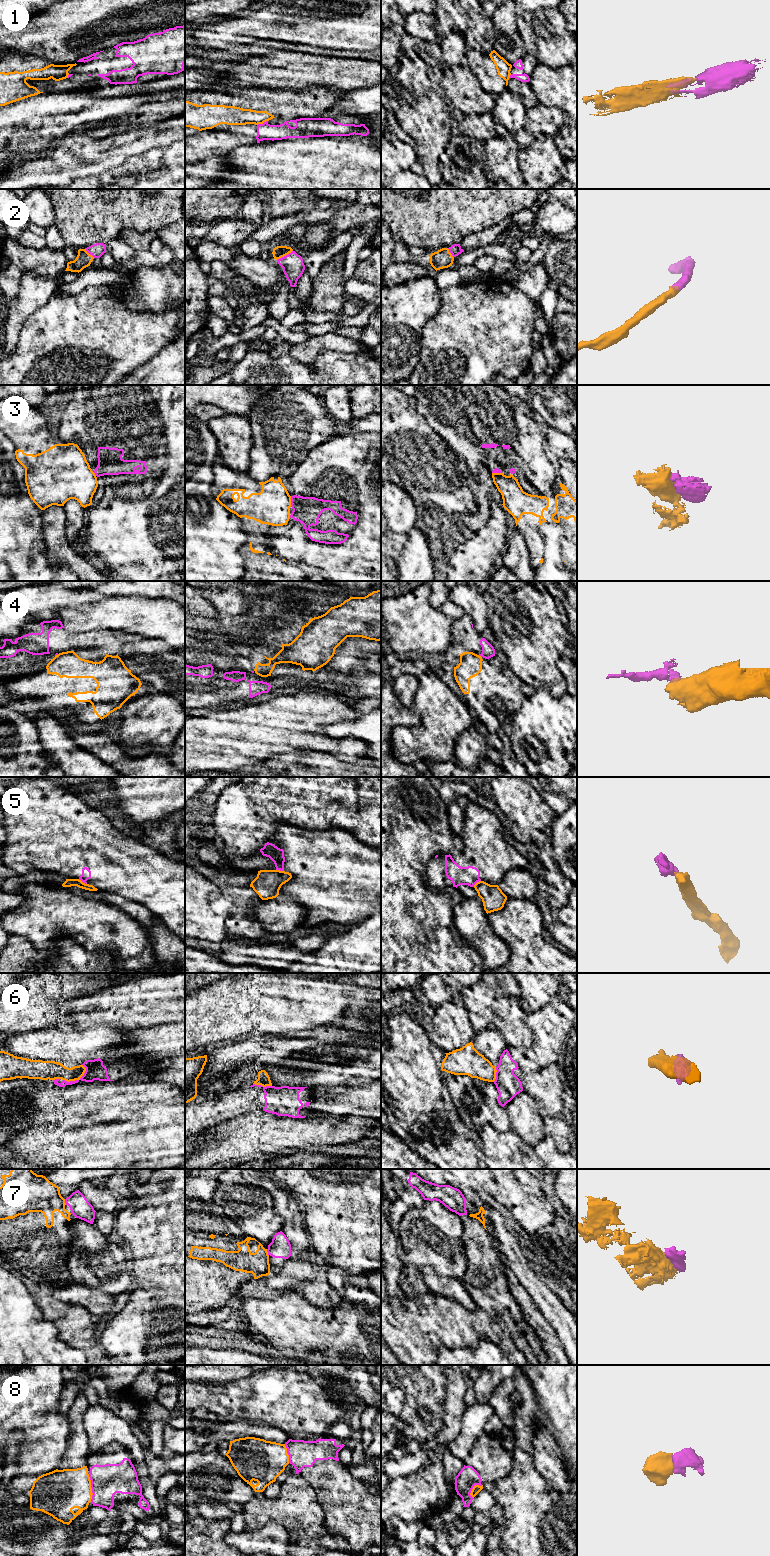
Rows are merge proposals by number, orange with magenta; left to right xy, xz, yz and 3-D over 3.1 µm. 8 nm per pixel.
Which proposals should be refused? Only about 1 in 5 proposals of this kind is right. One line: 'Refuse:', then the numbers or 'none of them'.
Refuse: 1, 3, 4, 6, 7, 8

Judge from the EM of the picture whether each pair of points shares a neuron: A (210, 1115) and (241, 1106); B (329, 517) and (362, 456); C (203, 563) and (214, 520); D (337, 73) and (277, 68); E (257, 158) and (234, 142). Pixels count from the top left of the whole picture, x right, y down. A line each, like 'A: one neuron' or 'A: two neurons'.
A: one neuron
B: one neuron
C: one neuron
D: one neuron
E: two neurons

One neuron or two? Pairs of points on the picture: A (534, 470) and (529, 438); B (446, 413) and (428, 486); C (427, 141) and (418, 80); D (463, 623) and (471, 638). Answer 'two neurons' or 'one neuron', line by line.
A: one neuron
B: two neurons
C: two neurons
D: one neuron

